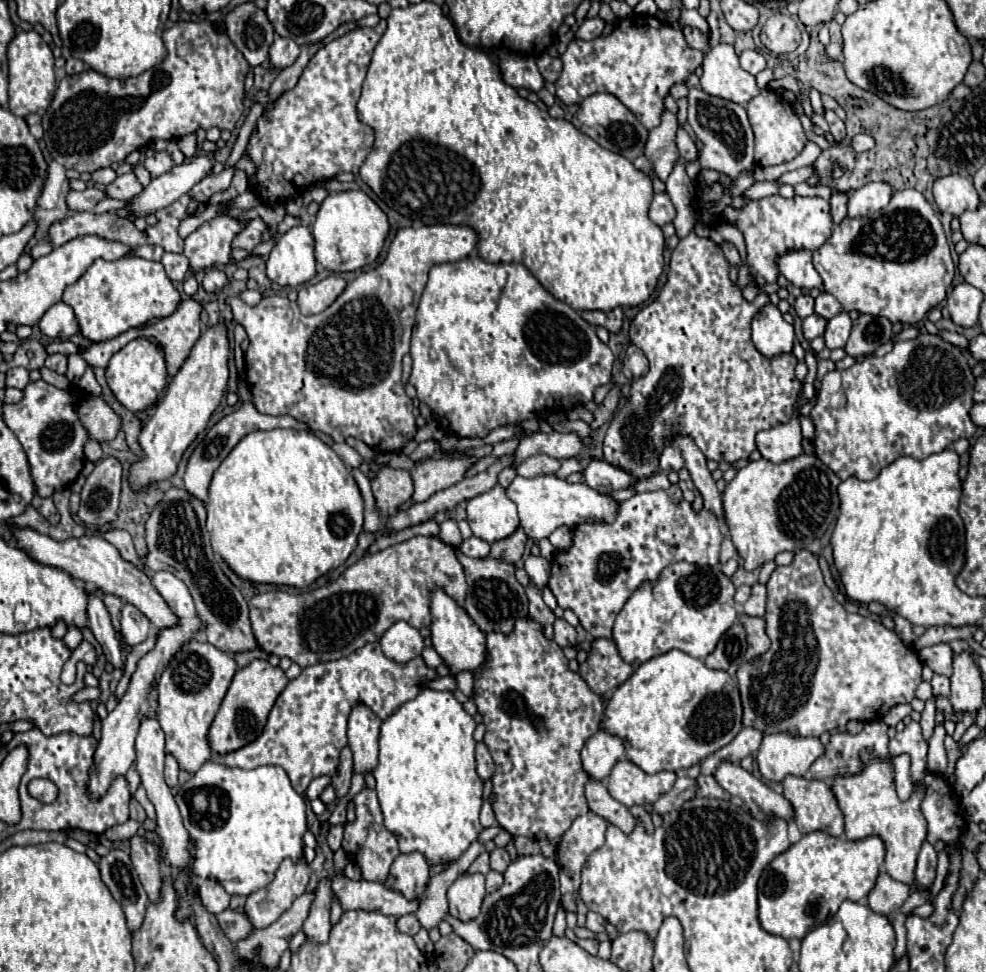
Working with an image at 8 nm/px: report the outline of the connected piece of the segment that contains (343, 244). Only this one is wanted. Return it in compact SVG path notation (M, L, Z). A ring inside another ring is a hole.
M347 190L329 194L321 202L311 234L315 238L315 258L319 264L329 272L353 272L379 256L389 234L389 222L383 210L363 190Z

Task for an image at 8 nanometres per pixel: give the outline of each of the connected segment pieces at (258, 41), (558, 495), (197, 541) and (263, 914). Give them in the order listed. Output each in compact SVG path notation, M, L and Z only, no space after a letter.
M245 2L227 12L223 22L227 36L251 66L259 66L267 60L267 50L273 42L273 26L265 10L257 8L255 2Z
M553 474L535 476L535 478L515 476L513 482L505 488L505 494L507 494L507 498L511 498L517 504L521 528L533 540L547 538L555 528L559 528L563 524L573 528L575 524L583 524L589 520L613 520L613 516L617 514L615 500L599 494L597 490L589 488L587 484L569 484Z
M171 488L165 492L163 500L155 506L147 520L147 546L149 552L145 556L145 564L157 572L167 570L185 582L189 588L197 612L203 620L207 642L215 648L239 654L257 650L259 644L253 636L249 622L247 600L235 588L229 578L223 574L219 562L209 544L209 532L205 526L205 506L195 496L185 492L183 488Z
M301 858L297 864L285 860L269 886L247 896L245 916L255 928L267 928L283 912L287 912L297 896L307 890L309 864Z

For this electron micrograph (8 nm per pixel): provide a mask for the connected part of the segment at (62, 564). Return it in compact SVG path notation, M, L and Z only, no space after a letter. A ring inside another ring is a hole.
M13 528L13 534L19 548L25 548L25 552L29 552L29 556L33 556L37 562L49 564L53 568L61 568L69 572L73 578L83 580L87 586L95 586L105 594L115 594L125 602L135 604L151 620L155 628L169 628L169 624L177 624L177 616L169 612L169 606L165 604L165 600L161 600L159 592L153 588L151 578L131 562L125 562L119 556L119 550L113 544L105 542L103 538L83 536L83 538L69 538L65 542L57 542L31 528L23 528L23 530Z

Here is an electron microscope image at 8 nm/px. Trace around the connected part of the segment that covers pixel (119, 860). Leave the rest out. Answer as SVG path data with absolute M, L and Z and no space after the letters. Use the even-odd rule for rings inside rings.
M111 850L107 856L101 858L99 870L113 898L121 902L129 930L137 930L145 918L149 900L145 896L145 888L141 888L141 882L137 880L137 872L133 872L129 854Z

